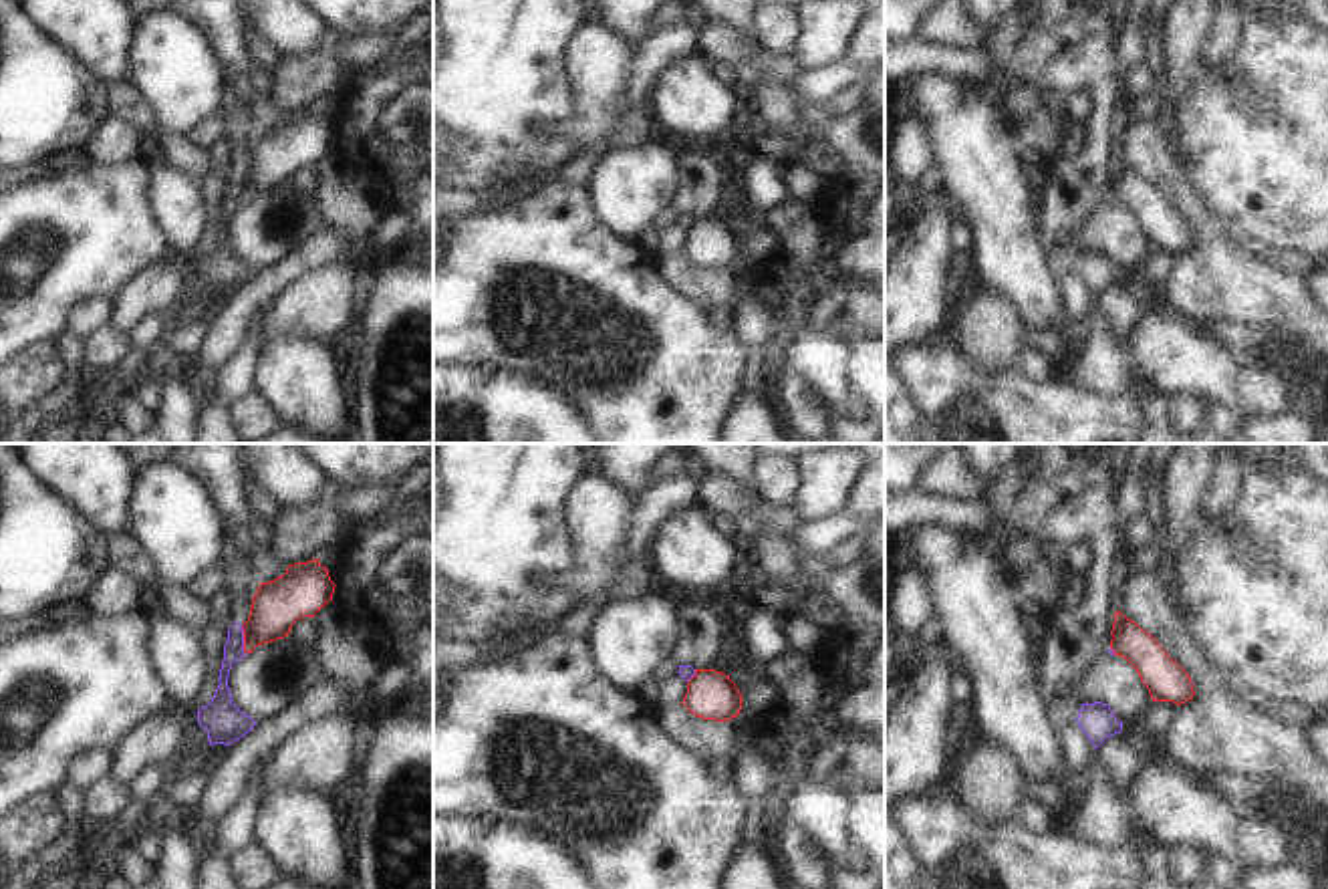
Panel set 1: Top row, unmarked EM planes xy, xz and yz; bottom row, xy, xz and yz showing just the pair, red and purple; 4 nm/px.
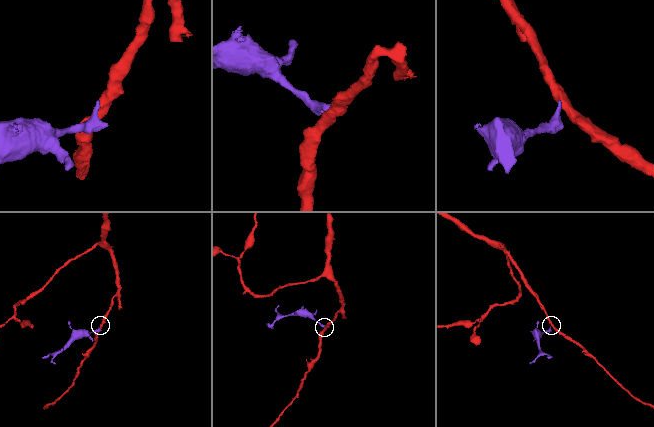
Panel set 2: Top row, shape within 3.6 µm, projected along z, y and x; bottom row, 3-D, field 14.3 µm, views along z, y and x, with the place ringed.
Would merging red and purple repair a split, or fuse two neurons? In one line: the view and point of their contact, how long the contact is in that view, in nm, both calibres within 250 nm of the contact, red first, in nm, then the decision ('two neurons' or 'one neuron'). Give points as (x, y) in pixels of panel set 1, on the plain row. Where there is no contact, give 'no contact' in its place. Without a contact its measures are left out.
xy (244, 188) | 110 nm | 200/80 nm | two neurons

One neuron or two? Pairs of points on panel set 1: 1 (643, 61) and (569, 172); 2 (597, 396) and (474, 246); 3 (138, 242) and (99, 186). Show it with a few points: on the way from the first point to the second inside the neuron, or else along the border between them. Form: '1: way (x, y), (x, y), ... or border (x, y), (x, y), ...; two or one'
1: way (637, 91), (637, 115), (599, 150); one
2: way (577, 359), (504, 283); one
3: way (123, 228), (99, 200); one

